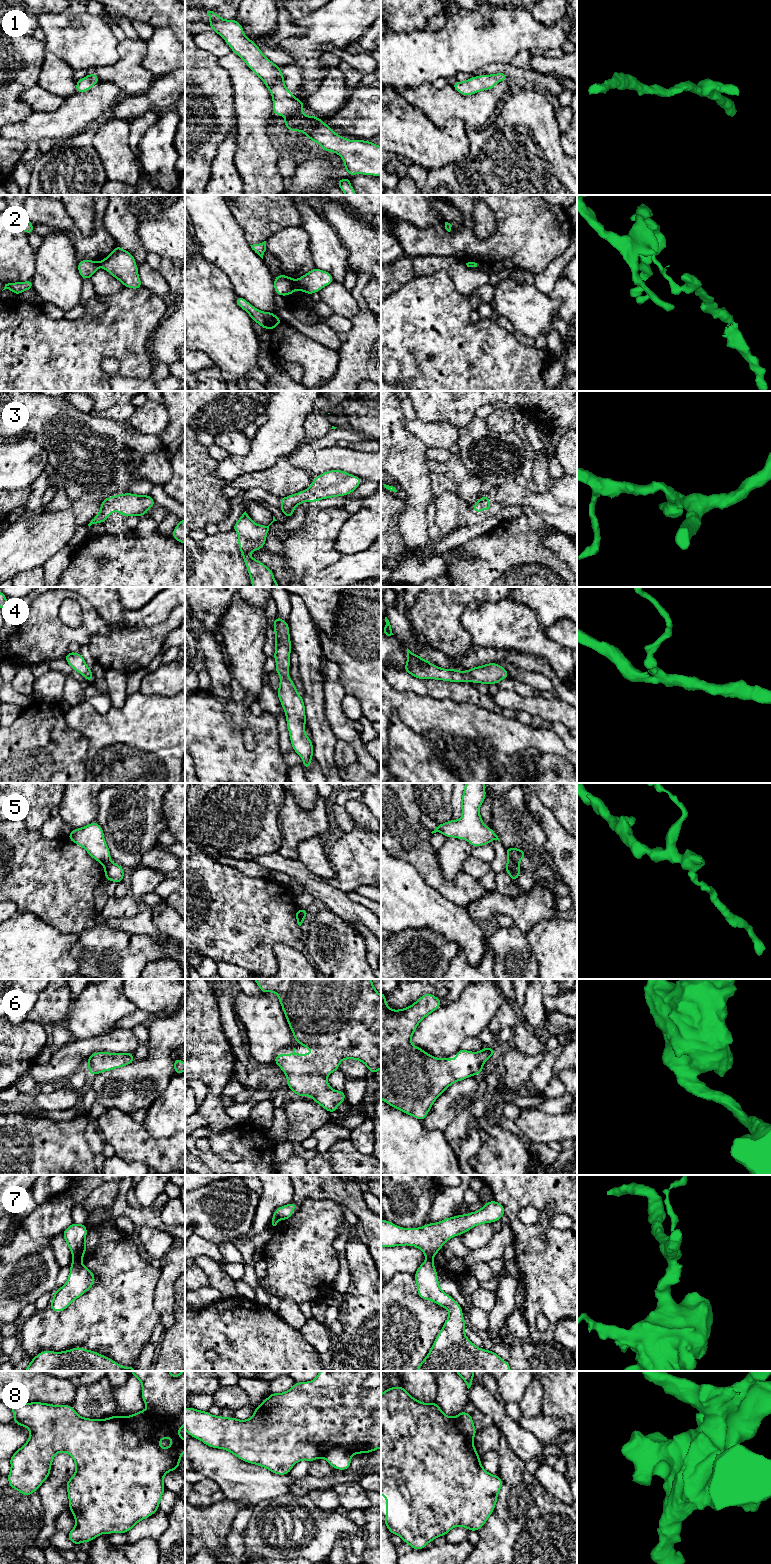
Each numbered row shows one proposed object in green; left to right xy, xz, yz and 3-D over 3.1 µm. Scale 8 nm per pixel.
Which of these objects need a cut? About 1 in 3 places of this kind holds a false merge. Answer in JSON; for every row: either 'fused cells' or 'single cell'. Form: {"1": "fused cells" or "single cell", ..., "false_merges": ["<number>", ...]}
{"1": "single cell", "2": "fused cells", "3": "single cell", "4": "single cell", "5": "fused cells", "6": "single cell", "7": "fused cells", "8": "fused cells", "false_merges": ["2", "5", "7", "8"]}

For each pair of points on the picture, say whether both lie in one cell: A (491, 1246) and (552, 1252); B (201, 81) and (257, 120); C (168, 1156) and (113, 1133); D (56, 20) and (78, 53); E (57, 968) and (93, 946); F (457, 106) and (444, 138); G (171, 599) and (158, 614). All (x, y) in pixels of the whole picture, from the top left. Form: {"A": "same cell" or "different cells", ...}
{"A": "different cells", "B": "different cells", "C": "same cell", "D": "same cell", "E": "different cells", "F": "different cells", "G": "same cell"}

